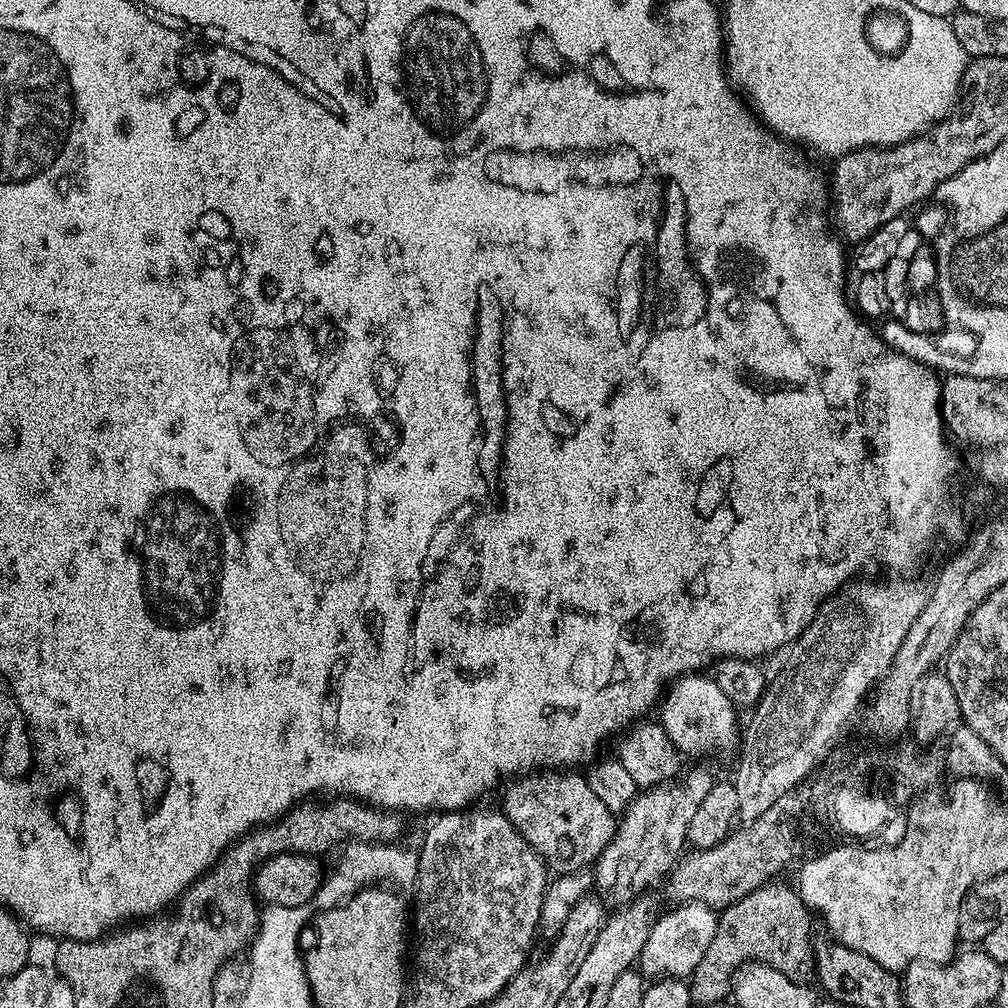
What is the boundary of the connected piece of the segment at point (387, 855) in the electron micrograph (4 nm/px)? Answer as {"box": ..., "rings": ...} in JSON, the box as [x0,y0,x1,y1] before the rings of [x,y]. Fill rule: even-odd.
{"box":[314,842,418,910],"rings":[[[348,842],[343,845],[342,851],[344,853],[340,856],[340,861],[336,864],[336,869],[332,873],[327,873],[327,882],[321,883],[316,890],[314,897],[314,904],[317,909],[323,910],[325,908],[335,908],[337,904],[341,903],[345,898],[351,898],[356,895],[363,887],[369,887],[379,882],[384,886],[396,886],[392,884],[401,884],[402,887],[411,889],[416,883],[416,875],[418,874],[418,855],[415,851],[412,852],[408,848],[396,848],[395,843],[390,844],[365,844],[363,842]]]}

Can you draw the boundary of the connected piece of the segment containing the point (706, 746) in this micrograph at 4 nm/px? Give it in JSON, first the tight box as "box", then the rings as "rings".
{"box":[658,674,738,756],"rings":[[[685,674],[668,685],[658,704],[658,721],[681,754],[704,756],[707,752],[728,752],[737,747],[738,708],[708,674]]]}

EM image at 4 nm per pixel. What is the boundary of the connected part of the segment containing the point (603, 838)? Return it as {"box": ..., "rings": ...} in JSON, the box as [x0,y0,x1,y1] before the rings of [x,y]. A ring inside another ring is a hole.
{"box":[502,770,618,874],"rings":[[[544,770],[539,774],[524,774],[519,779],[512,778],[503,785],[504,788],[504,805],[502,805],[502,811],[507,816],[508,821],[513,824],[516,829],[522,834],[522,838],[526,838],[528,845],[535,849],[537,853],[544,859],[544,863],[548,865],[549,869],[556,874],[576,874],[587,866],[595,865],[596,859],[602,854],[602,850],[607,844],[614,838],[616,833],[616,826],[618,823],[617,817],[610,810],[606,810],[606,805],[597,798],[594,794],[594,790],[590,790],[587,779],[583,775],[579,776],[579,771],[576,770]]]}

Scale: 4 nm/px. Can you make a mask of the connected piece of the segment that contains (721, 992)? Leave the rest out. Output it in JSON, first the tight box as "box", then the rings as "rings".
{"box":[688,882,816,1005],"rings":[[[769,882],[756,888],[719,913],[714,939],[711,940],[706,954],[702,954],[702,962],[698,962],[698,966],[692,971],[688,984],[693,1005],[716,1004],[719,1000],[729,999],[730,978],[735,977],[736,969],[741,964],[749,961],[774,966],[774,970],[786,974],[786,978],[799,984],[808,984],[816,980],[816,946],[814,935],[812,936],[813,913],[795,887],[787,888],[784,884],[776,883]]]}

